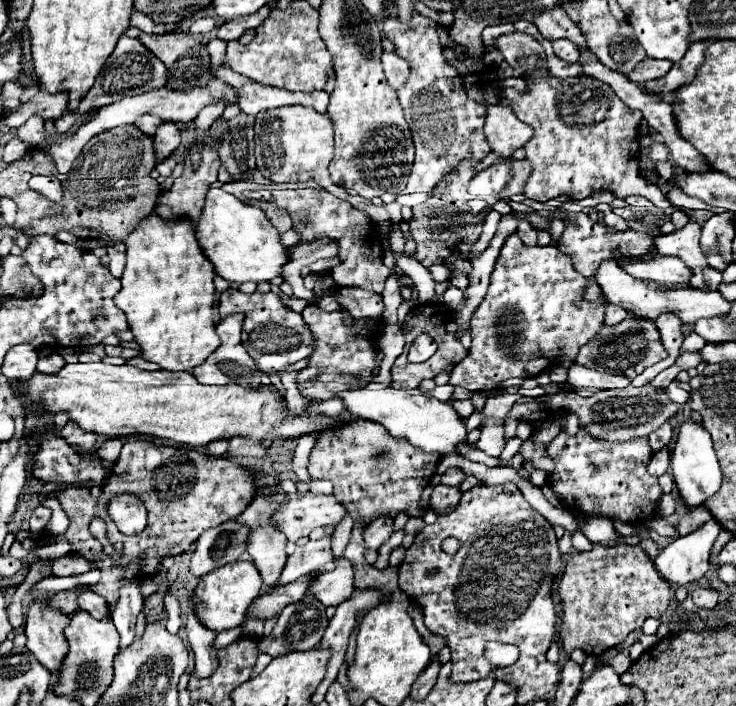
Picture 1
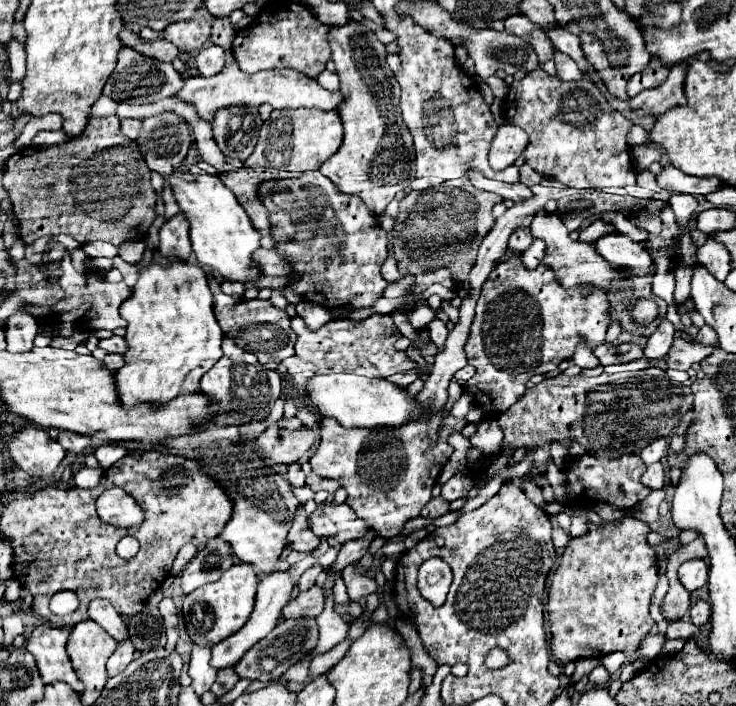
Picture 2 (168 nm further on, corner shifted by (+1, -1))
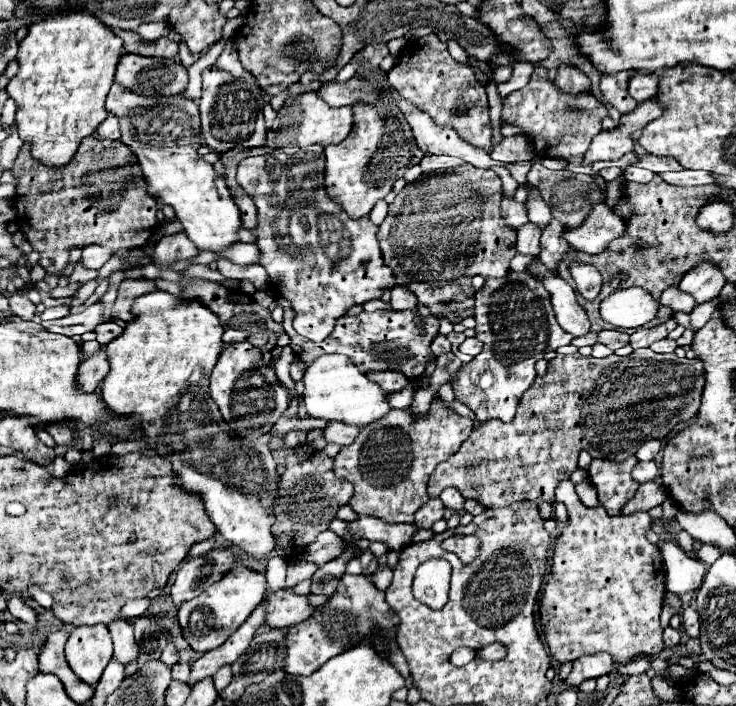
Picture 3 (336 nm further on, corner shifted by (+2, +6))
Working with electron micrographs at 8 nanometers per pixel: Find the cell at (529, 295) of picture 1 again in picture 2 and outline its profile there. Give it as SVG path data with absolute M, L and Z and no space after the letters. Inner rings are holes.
M511 257L499 263L483 283L483 291L477 301L477 313L465 343L467 359L477 367L477 373L463 385L465 391L475 397L475 403L481 405L485 417L499 417L525 395L525 383L533 375L555 371L561 361L571 359L579 339L585 339L589 347L605 343L605 333L609 327L607 311L609 303L603 289L593 289L591 295L583 295L581 287L559 287L559 283L555 283L555 273L543 263L531 271L519 263L519 257Z

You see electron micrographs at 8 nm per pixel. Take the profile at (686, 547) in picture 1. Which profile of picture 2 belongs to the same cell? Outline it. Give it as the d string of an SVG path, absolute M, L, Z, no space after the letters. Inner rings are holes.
M703 559L687 561L679 567L679 581L691 593L701 589L707 583L707 565Z

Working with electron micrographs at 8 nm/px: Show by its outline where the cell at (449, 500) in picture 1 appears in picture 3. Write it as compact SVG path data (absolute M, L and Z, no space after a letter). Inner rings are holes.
M430 498L430 500L416 512L414 524L416 524L418 528L430 528L436 520L440 520L440 518L444 516L444 510L446 510L446 508L442 508L440 498Z

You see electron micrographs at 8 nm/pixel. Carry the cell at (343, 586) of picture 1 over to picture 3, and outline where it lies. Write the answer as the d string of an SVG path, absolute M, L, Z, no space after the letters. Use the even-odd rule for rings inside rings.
M278 590L268 598L266 624L270 628L290 628L302 620L308 620L312 612L314 606L310 604L310 594L304 596L292 590Z

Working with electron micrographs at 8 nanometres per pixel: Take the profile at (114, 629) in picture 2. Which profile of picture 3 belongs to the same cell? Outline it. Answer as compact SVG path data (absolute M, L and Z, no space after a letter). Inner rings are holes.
M116 618L108 624L108 630L114 640L114 658L122 664L128 664L130 660L138 658L138 644L134 640L134 630L128 620Z

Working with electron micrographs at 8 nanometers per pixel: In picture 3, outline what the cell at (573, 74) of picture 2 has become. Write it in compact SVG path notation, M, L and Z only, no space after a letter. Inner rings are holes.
M560 64L558 74L556 74L556 86L564 92L578 94L578 92L590 90L590 78L578 66Z

